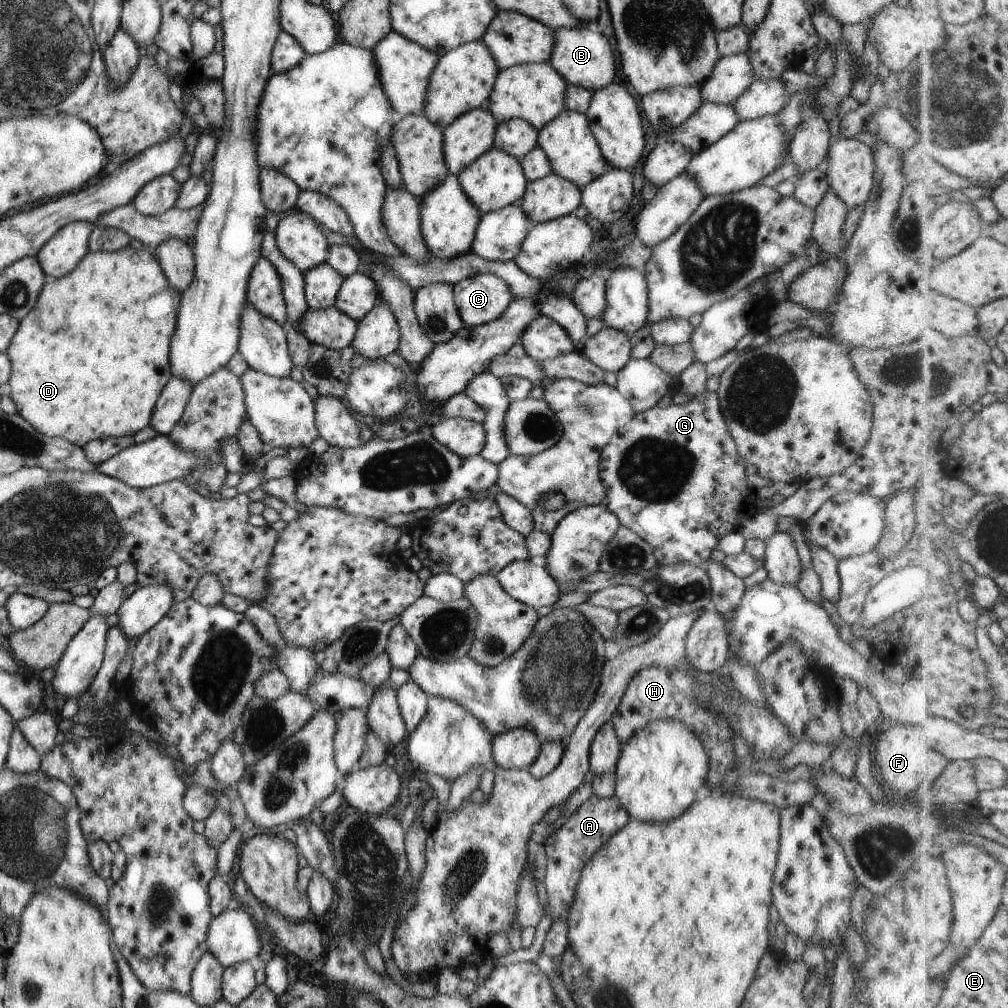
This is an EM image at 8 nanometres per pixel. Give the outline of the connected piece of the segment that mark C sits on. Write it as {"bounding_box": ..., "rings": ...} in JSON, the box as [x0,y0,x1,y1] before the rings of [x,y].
{"bounding_box":[452,274,513,327],"rings":[[[473,274],[452,289],[459,318],[468,327],[497,318],[513,300],[507,283],[492,274]]]}

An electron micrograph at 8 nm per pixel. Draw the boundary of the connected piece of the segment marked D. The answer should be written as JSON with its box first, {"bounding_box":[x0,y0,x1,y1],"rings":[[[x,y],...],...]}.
{"bounding_box":[4,245,180,448],"rings":[[[129,245],[118,251],[93,252],[88,250],[71,272],[54,281],[45,282],[39,291],[35,306],[21,321],[18,321],[17,330],[4,350],[11,363],[11,372],[7,379],[10,388],[8,396],[14,402],[16,413],[38,433],[48,437],[61,437],[79,448],[93,439],[119,438],[127,435],[132,437],[137,430],[147,426],[161,389],[172,377],[168,365],[168,352],[170,338],[175,328],[179,301],[180,292],[168,285],[152,250],[142,248],[136,251]]]}

